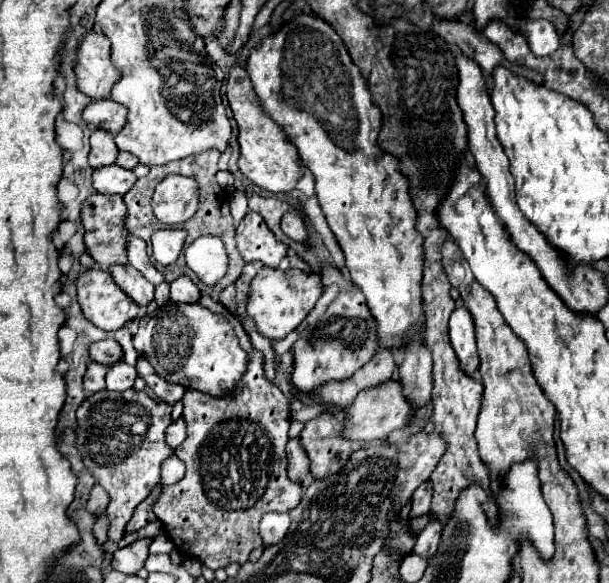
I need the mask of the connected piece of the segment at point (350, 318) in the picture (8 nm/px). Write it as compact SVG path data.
M323 265L323 285L337 283L341 287L339 297L327 307L327 311L313 323L305 325L299 333L299 339L293 343L293 383L297 389L315 391L325 381L345 381L357 369L361 369L379 349L379 335L377 335L377 321L365 303L363 293L349 283L343 273L333 265Z

